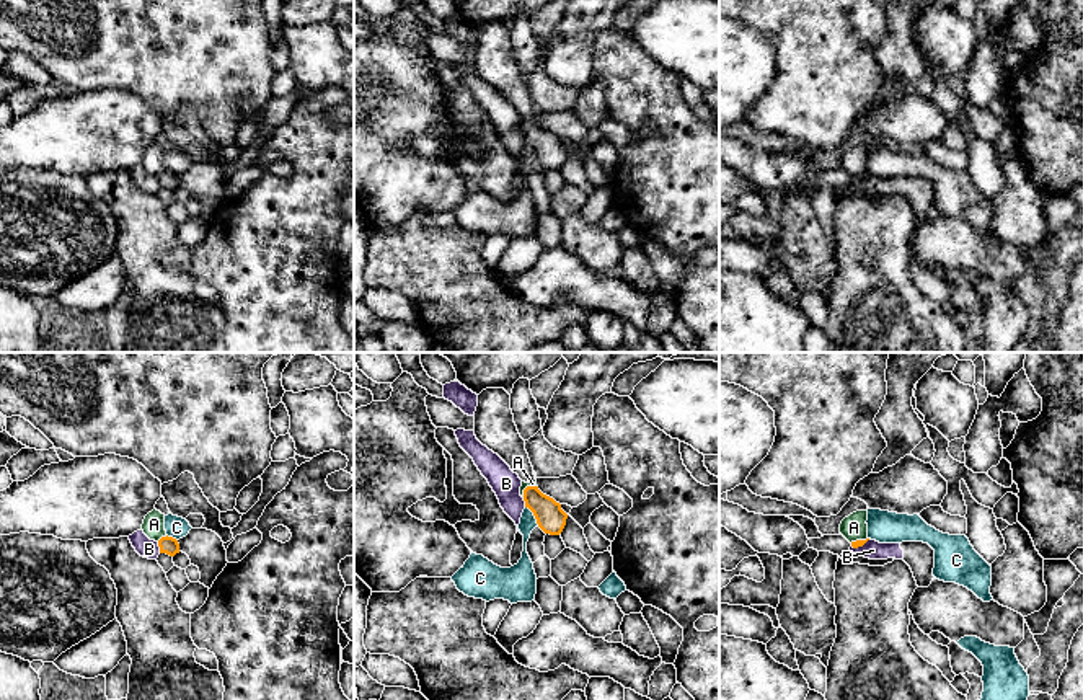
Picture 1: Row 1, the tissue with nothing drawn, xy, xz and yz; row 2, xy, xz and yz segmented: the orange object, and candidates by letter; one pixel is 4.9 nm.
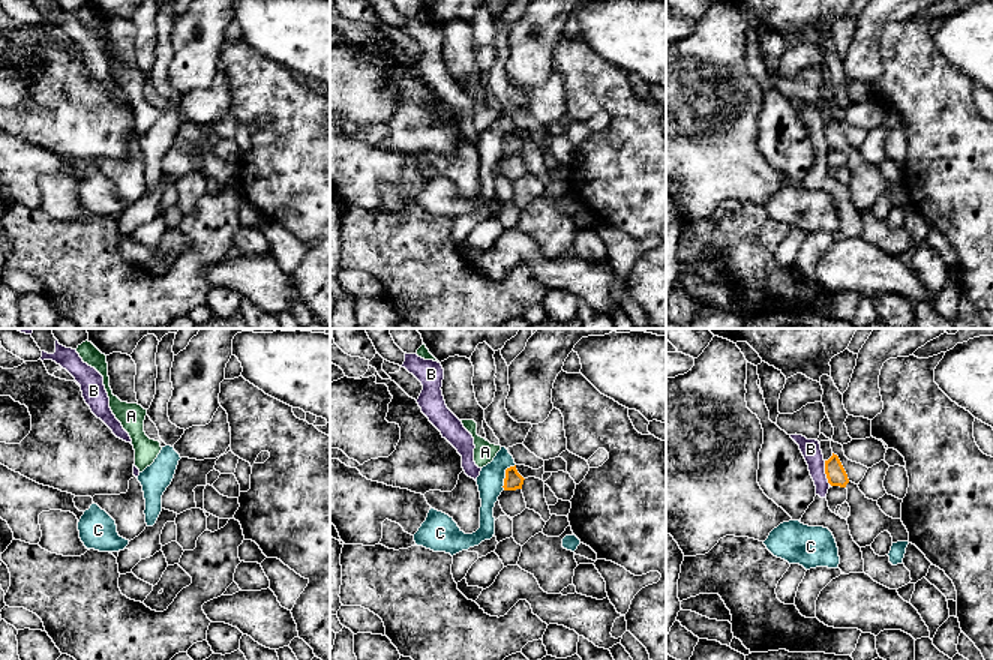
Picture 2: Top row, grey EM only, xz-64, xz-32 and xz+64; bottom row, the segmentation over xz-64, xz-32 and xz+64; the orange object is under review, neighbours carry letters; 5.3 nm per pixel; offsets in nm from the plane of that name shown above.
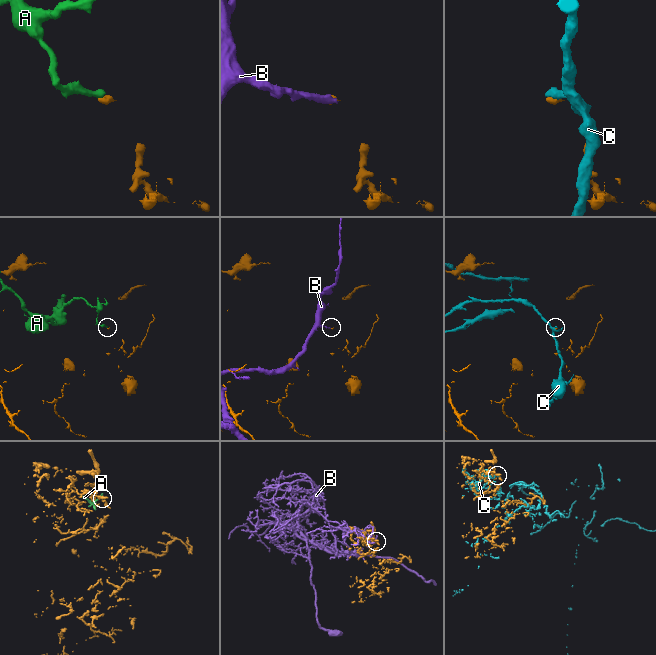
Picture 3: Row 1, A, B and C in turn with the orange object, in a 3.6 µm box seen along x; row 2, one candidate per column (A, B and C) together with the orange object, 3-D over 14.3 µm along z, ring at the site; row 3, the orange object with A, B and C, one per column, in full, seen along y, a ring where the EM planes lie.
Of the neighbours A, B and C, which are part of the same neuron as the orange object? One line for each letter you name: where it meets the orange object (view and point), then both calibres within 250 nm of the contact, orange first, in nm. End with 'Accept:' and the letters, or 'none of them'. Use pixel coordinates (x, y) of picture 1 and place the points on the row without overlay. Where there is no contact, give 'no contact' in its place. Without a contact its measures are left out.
Accept: none of them

